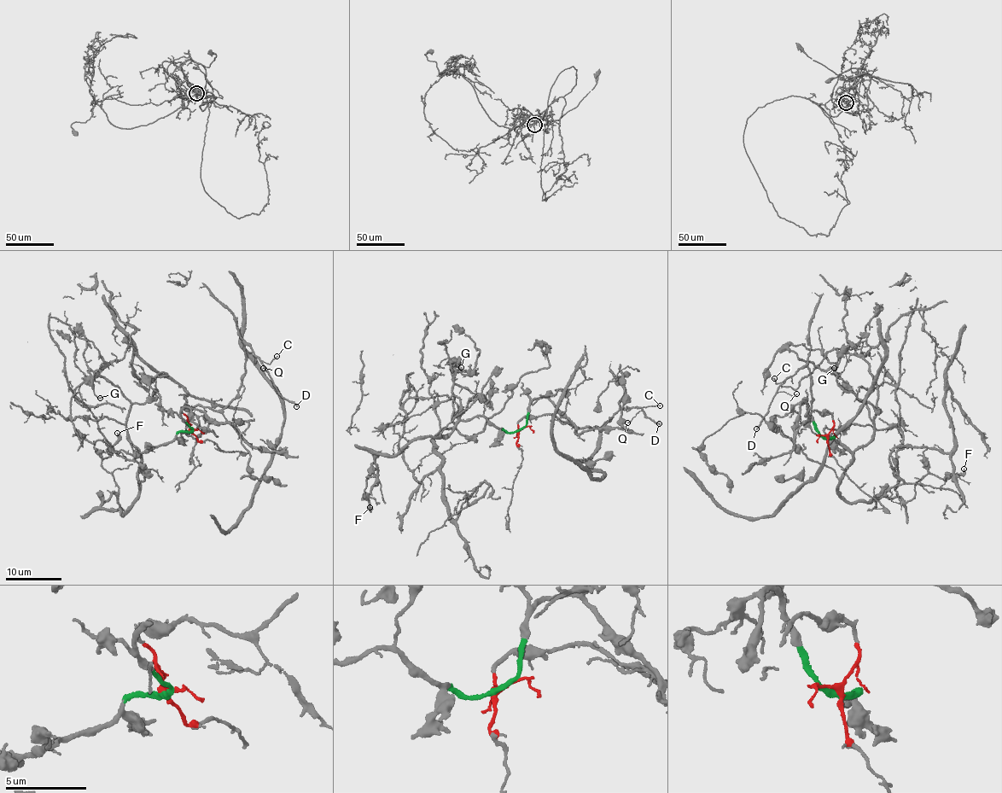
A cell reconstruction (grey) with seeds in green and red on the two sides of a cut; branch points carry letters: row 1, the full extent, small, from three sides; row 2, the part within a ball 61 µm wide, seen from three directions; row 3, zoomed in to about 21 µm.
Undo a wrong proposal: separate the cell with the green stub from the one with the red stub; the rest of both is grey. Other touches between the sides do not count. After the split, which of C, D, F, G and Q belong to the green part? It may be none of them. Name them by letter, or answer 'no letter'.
F, G

